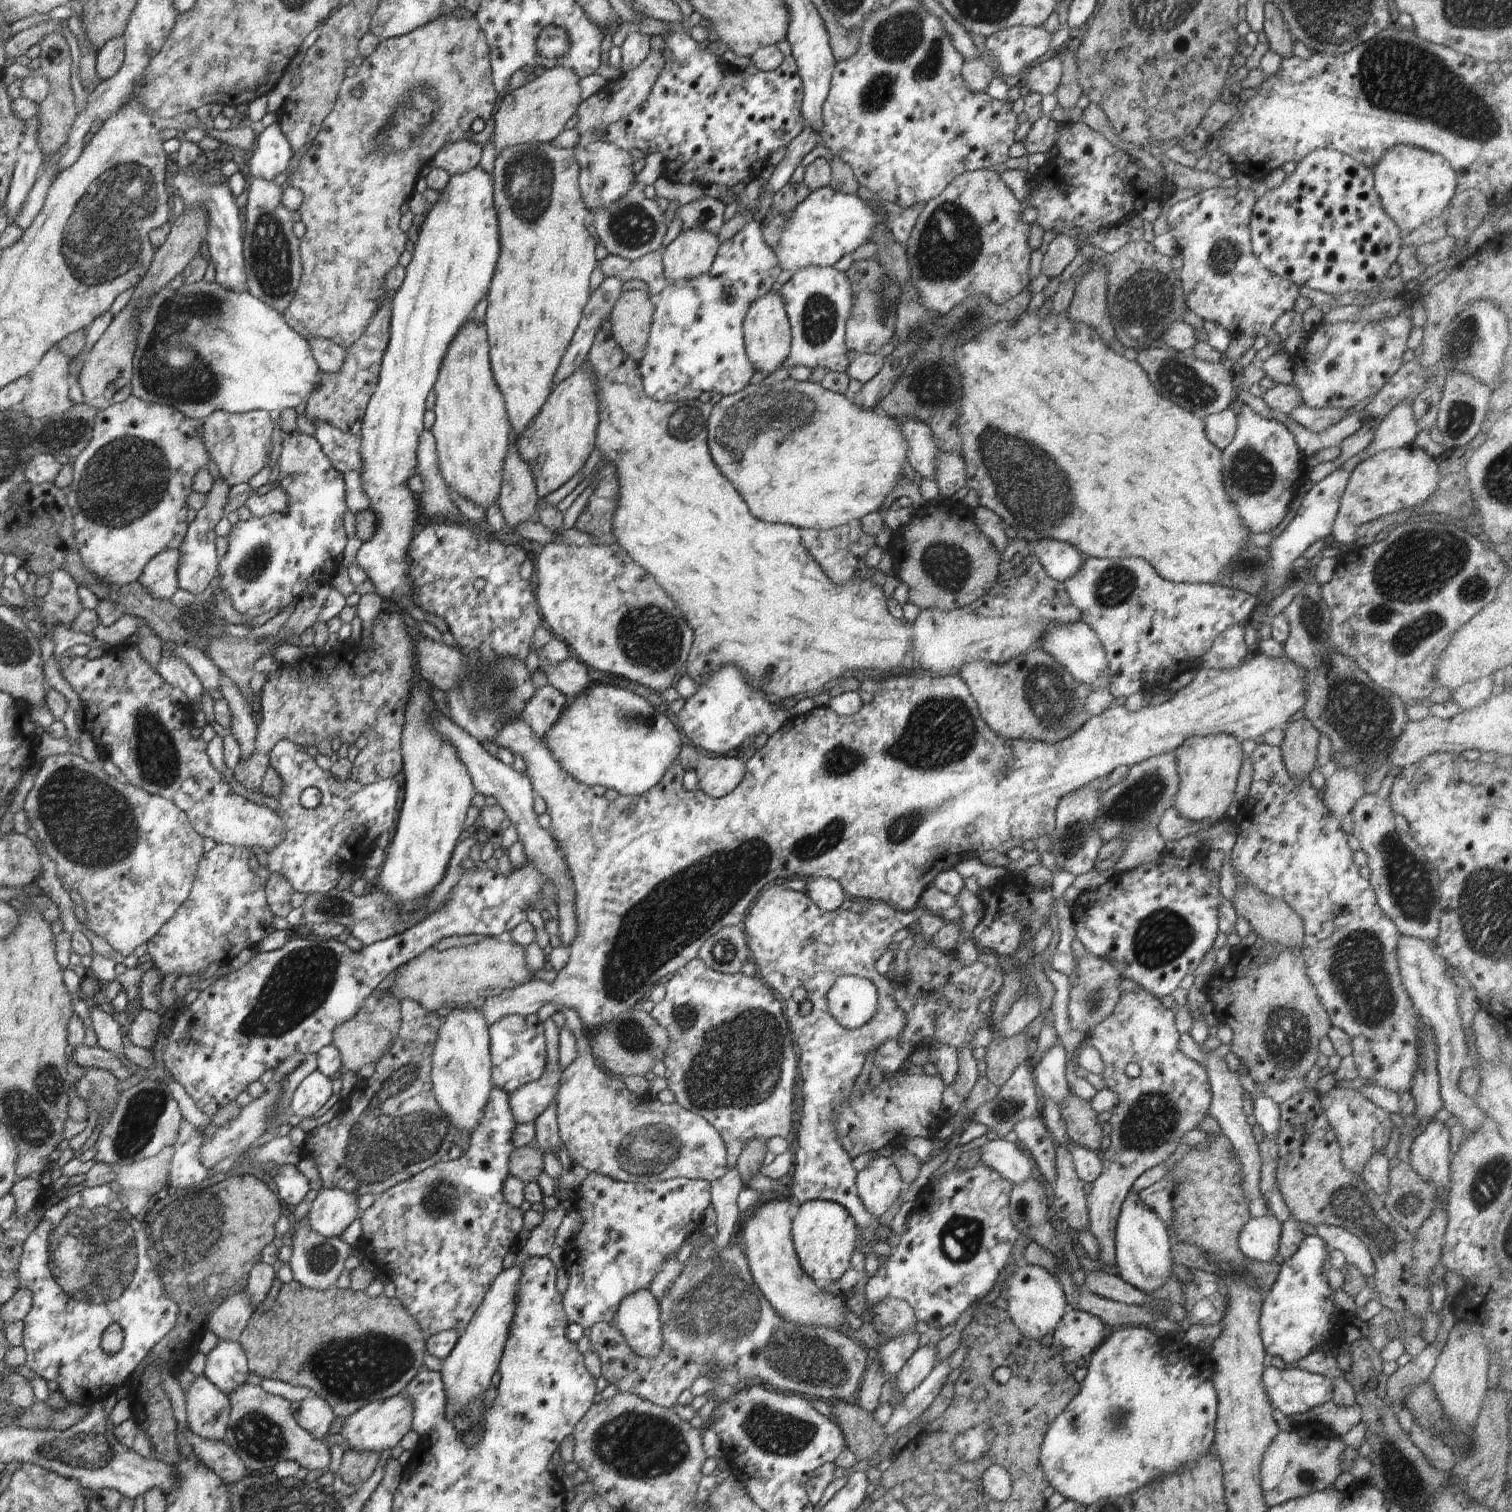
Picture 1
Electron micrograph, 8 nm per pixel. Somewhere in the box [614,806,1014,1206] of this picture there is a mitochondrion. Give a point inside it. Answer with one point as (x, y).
(738, 1060)

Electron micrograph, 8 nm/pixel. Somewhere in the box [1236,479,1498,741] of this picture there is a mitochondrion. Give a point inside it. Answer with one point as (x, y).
(1409, 573)

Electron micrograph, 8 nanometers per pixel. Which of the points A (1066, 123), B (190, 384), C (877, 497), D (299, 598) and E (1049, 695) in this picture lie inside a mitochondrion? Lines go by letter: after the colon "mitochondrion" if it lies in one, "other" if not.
A: other
B: mitochondrion
C: other
D: other
E: mitochondrion

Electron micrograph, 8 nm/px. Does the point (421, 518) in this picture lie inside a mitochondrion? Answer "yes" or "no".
no

